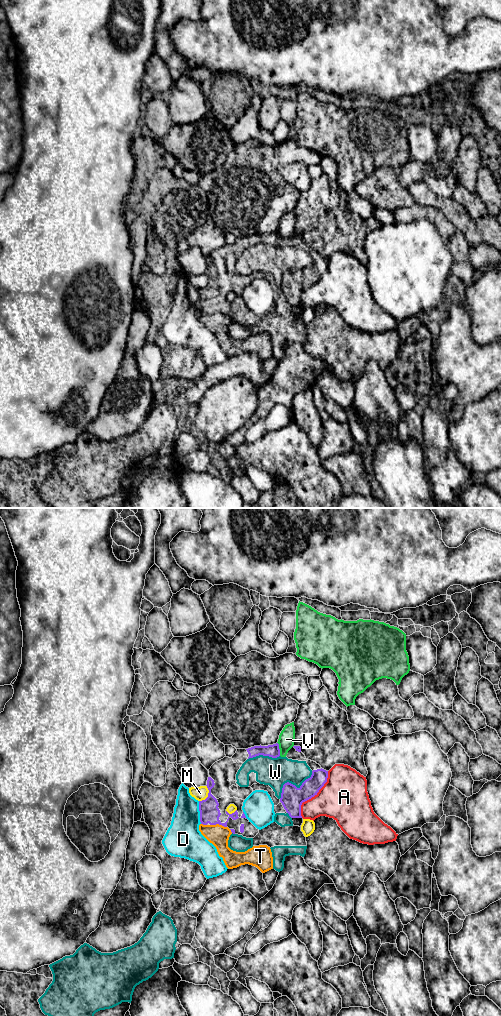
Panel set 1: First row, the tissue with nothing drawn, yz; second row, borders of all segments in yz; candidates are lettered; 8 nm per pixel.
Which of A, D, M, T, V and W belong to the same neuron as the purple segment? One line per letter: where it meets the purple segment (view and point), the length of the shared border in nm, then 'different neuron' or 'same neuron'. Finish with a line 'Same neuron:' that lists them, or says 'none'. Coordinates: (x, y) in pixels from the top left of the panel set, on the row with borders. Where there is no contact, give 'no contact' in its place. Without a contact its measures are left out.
A: meets purple in yz at (313, 796); contact 440 nm long; different neuron
D: meets purple in yz at (200, 812); contact 190 nm long; different neuron
M: meets purple in yz at (208, 795); contact 150 nm long; different neuron
T: meets purple in yz at (218, 823); contact 140 nm long; different neuron
V: meets purple in yz at (279, 749); contact 110 nm long; different neuron
W: meets purple in yz at (292, 784); contact 340 nm long; different neuron
Same neuron: none

